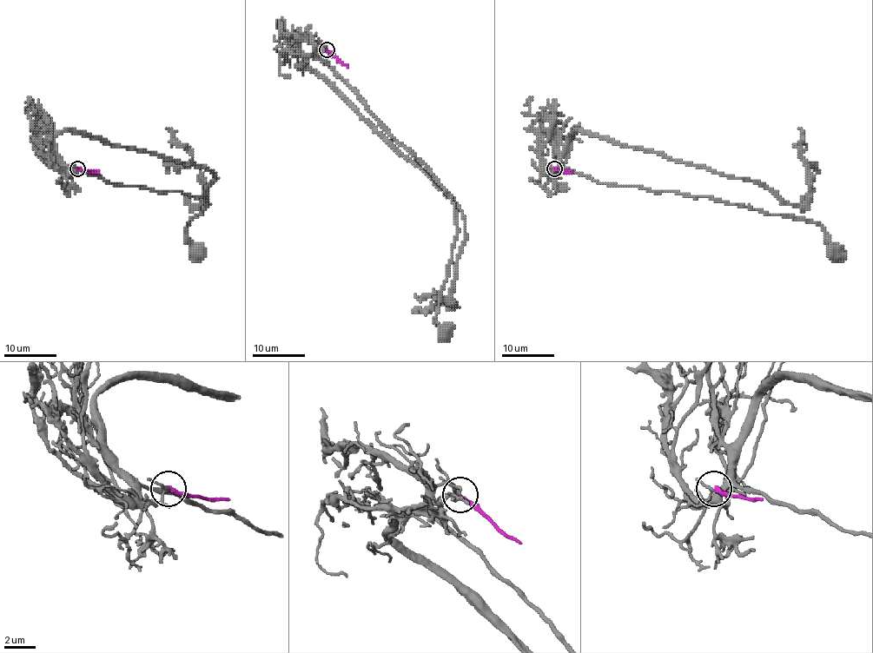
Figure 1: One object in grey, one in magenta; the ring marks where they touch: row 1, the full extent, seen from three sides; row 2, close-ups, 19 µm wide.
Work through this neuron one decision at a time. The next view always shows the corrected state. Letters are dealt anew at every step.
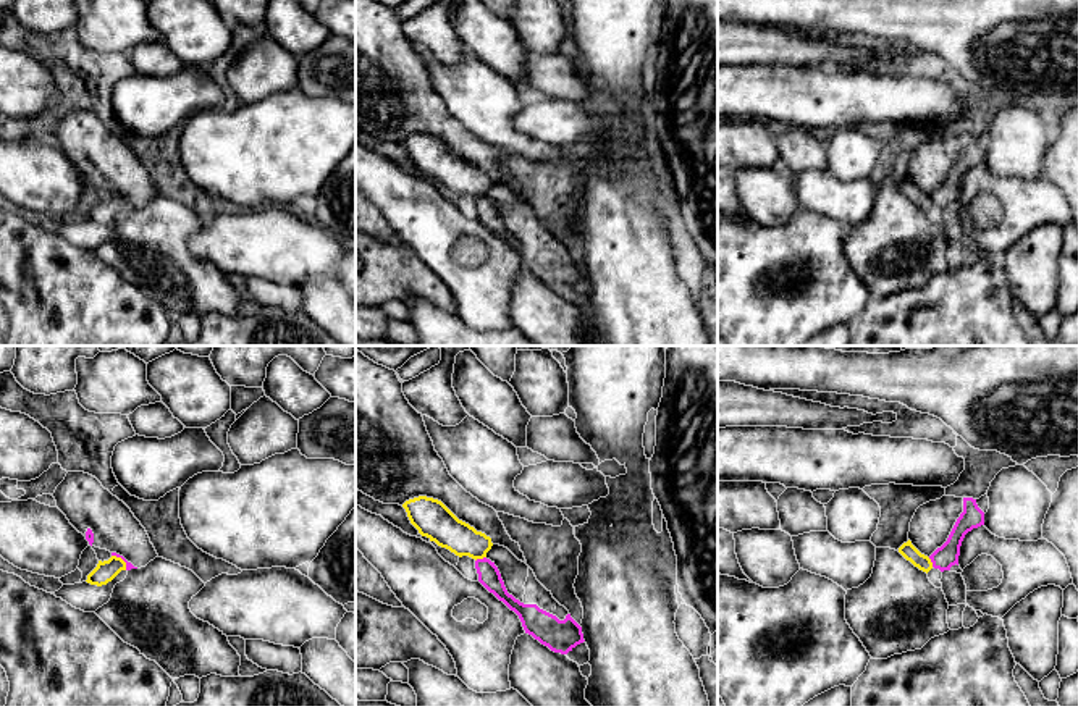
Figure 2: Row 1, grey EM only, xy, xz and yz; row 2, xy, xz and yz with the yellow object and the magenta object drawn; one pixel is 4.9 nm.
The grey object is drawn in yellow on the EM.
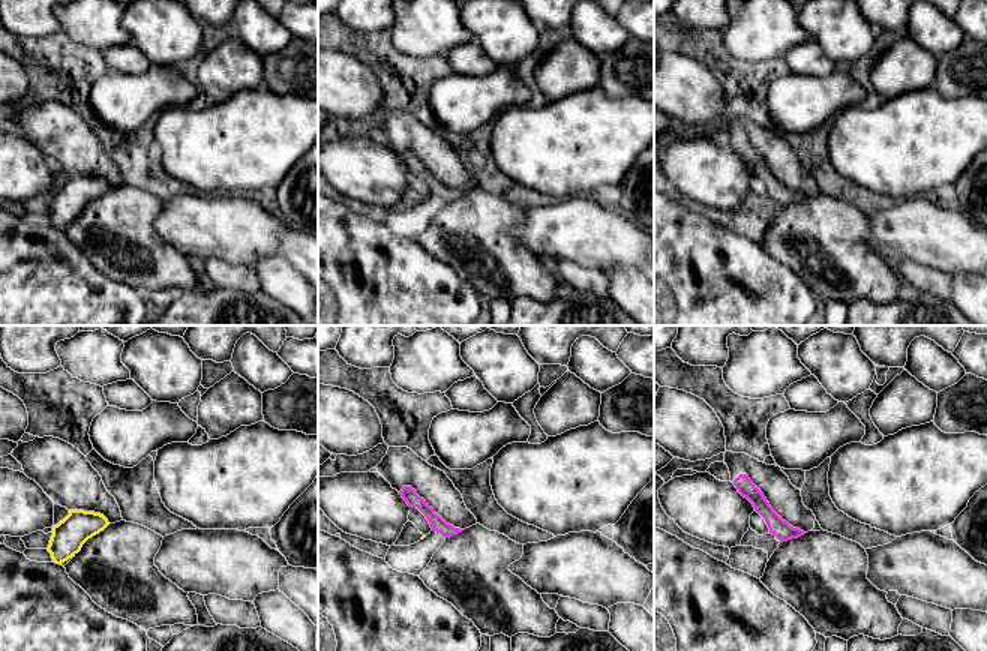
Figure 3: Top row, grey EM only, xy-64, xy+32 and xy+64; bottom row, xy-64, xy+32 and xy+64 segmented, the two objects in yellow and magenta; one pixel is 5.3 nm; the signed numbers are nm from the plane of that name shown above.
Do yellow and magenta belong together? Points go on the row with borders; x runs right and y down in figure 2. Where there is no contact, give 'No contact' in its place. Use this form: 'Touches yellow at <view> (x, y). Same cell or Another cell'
Touches yellow at xz (480, 558). Another cell

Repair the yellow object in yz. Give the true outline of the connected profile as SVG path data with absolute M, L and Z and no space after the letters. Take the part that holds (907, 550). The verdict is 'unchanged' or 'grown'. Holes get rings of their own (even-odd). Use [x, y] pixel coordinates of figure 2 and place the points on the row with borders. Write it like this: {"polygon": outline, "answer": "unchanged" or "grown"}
{"polygon": "M908 540L899 548L899 553L910 561L915 567L918 567L923 572L929 572L933 569L933 562L928 556L921 554Z", "answer": "unchanged"}

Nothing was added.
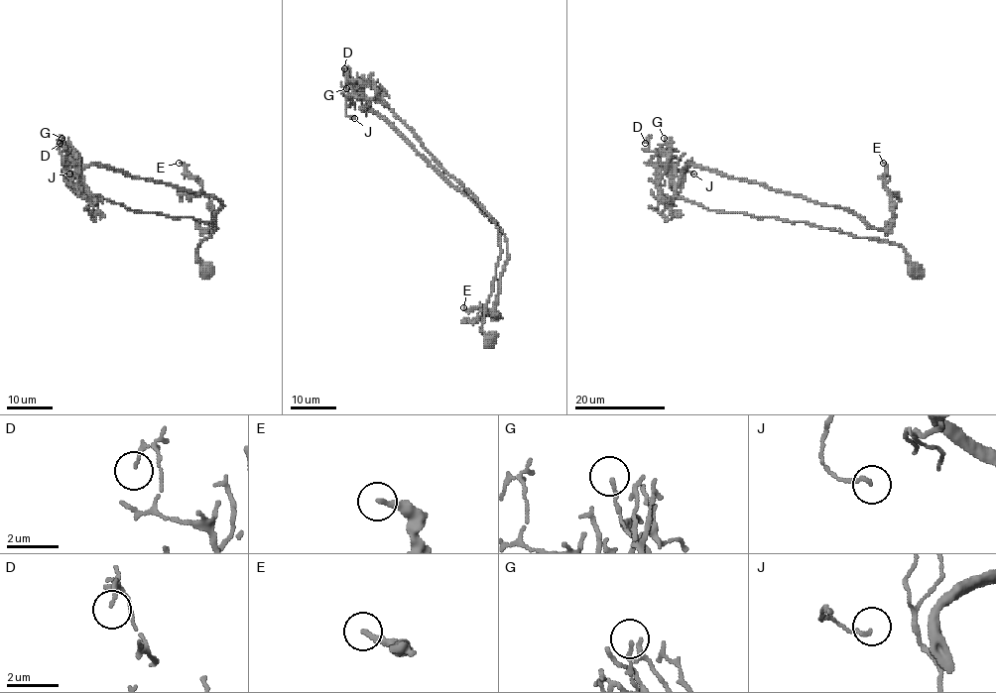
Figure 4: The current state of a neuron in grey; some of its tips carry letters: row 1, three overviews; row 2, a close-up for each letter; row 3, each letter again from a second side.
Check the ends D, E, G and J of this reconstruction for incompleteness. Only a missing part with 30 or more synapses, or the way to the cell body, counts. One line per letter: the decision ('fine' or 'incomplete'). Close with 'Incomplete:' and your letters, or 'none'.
D: fine
E: fine
G: fine
J: fine
Incomplete: none

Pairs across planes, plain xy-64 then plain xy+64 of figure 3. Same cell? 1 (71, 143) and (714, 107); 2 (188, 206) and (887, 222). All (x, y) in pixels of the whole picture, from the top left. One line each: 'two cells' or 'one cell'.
1: two cells
2: one cell

